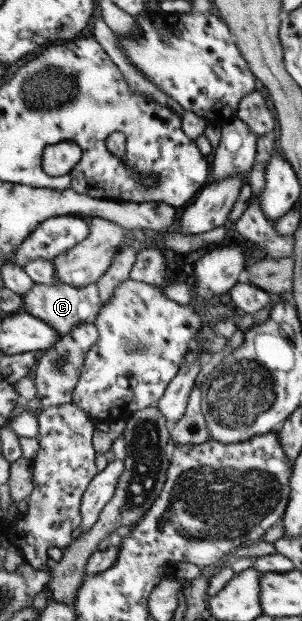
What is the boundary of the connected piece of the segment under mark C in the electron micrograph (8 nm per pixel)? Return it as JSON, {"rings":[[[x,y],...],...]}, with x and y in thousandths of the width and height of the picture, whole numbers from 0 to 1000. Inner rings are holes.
{"rings":[[[195,454],[175,459],[136,459],[109,456],[99,467],[70,477],[73,496],[70,499],[146,517],[179,530],[192,541],[222,538],[245,525],[305,523],[325,504],[325,494],[334,491],[325,469],[311,457],[295,457],[268,462],[235,462],[222,457],[199,457]]]}

